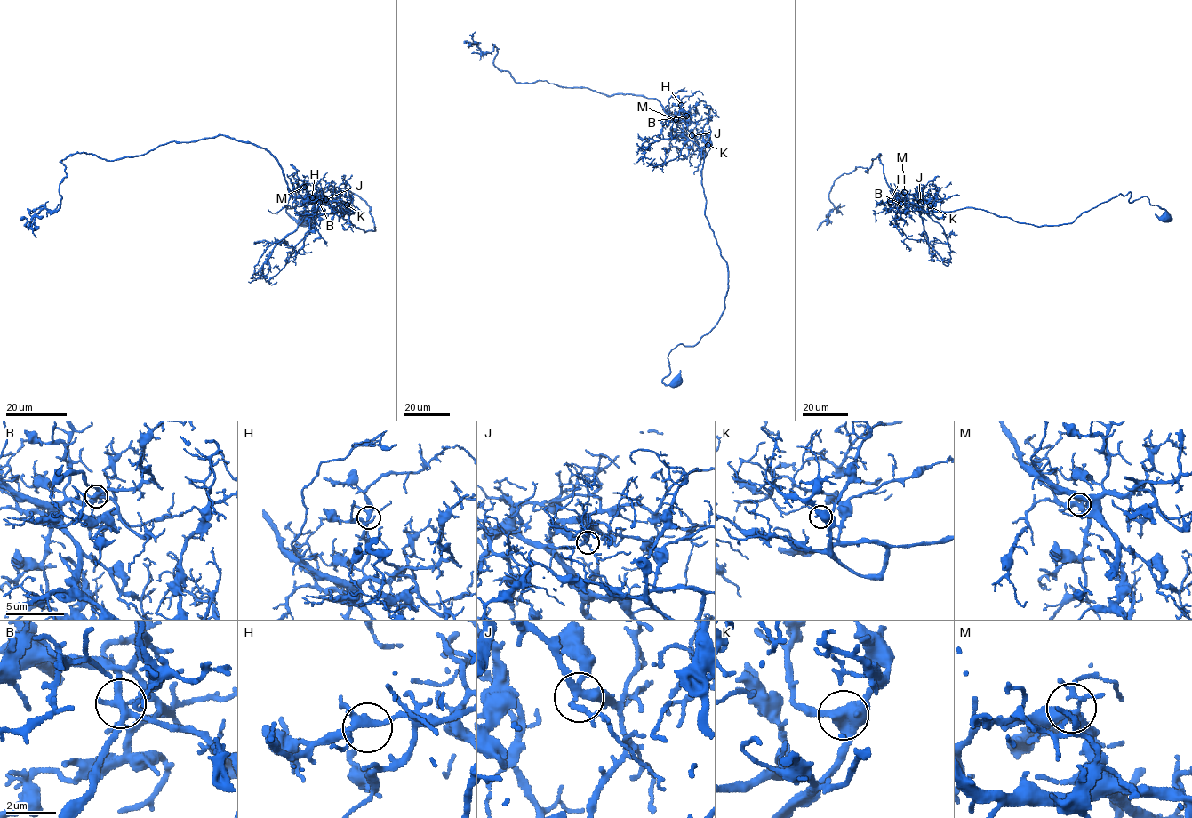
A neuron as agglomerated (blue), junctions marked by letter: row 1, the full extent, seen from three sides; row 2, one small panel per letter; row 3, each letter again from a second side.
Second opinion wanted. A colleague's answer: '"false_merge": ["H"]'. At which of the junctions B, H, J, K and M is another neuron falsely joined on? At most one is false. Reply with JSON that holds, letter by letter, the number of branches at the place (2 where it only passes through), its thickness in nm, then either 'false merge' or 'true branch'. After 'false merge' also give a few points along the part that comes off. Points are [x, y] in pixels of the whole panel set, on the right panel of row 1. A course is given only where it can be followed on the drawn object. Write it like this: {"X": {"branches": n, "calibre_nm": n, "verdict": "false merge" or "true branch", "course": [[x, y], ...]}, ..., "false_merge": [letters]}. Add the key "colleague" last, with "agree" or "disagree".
{"B": {"branches": 4, "calibre_nm": 320, "verdict": "true branch"}, "H": {"branches": 4, "calibre_nm": 280, "verdict": "true branch"}, "J": {"branches": 4, "calibre_nm": 260, "verdict": "true branch"}, "K": {"branches": 4, "calibre_nm": 420, "verdict": "true branch"}, "M": {"branches": 4, "calibre_nm": 320, "verdict": "true branch"}, "false_merge": [], "colleague": "disagree"}

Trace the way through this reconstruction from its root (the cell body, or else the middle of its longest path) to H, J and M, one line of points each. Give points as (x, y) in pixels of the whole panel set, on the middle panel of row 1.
H: (676, 381), (662, 381), (668, 353), (716, 324), (728, 281), (705, 214), (704, 152), (683, 133), (681, 105)
J: (676, 381), (662, 381), (668, 353), (716, 324), (727, 290), (705, 214), (704, 152), (683, 129), (692, 135)
M: (676, 381), (662, 381), (668, 354), (716, 324), (728, 268), (705, 214), (704, 152), (676, 119)

